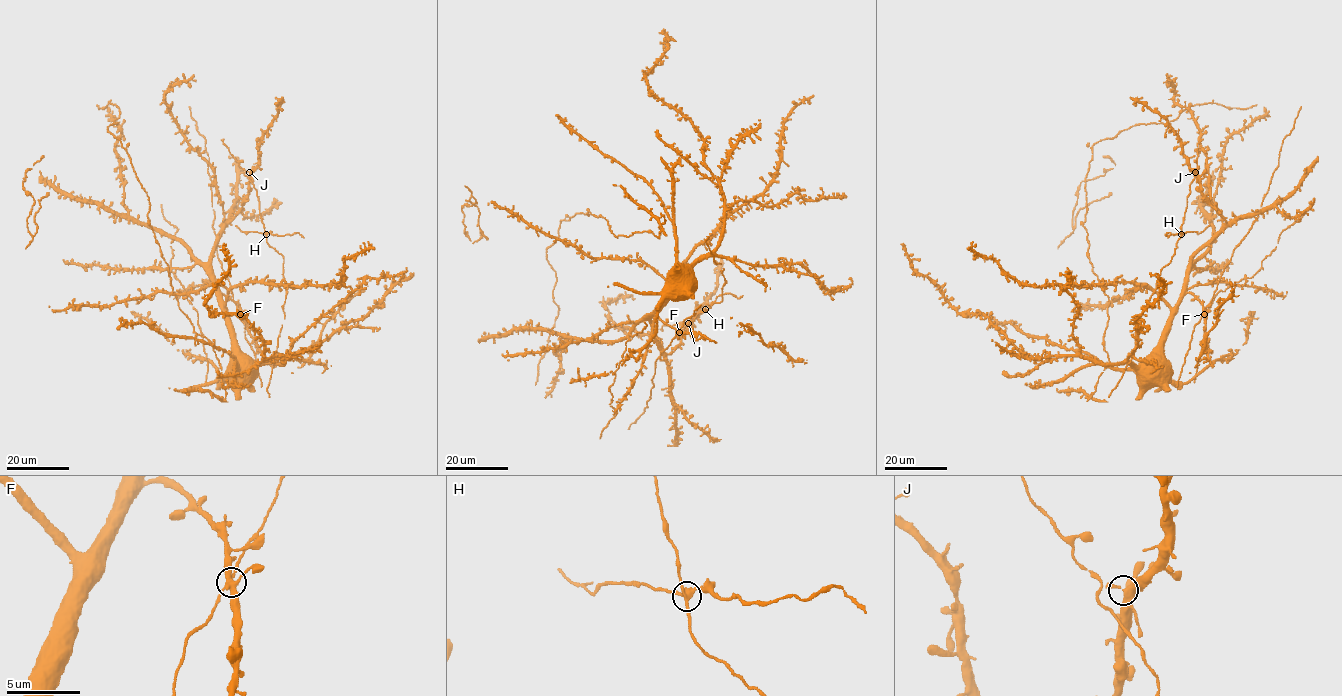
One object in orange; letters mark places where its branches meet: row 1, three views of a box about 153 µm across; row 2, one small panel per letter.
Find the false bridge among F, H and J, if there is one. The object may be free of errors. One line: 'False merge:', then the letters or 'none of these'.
False merge: H

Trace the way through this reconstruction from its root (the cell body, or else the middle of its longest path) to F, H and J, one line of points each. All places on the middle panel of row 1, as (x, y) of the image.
F: (679, 278), (670, 280), (672, 295), (658, 313), (663, 321), (679, 332)
H: (679, 278), (670, 280), (673, 291), (650, 313), (657, 344), (670, 354), (688, 329), (683, 322), (705, 309)
J: (679, 278), (670, 280), (673, 291), (650, 313), (655, 340), (670, 354), (680, 343), (688, 323)

